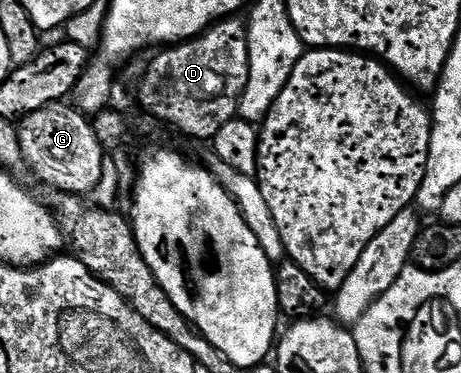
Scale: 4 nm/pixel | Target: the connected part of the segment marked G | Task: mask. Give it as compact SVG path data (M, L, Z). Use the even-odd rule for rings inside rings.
M56 102L52 106L38 108L38 112L30 112L25 118L19 119L18 129L20 132L20 147L22 148L22 156L24 157L27 169L32 169L46 185L53 186L53 191L63 192L65 194L75 194L77 196L88 196L91 195L97 187L99 187L100 178L104 174L104 167L106 165L106 150L105 147L100 145L100 141L96 135L96 129L92 127L91 121L89 121L85 115L81 114L80 111L76 109L75 105L65 104L64 102Z

